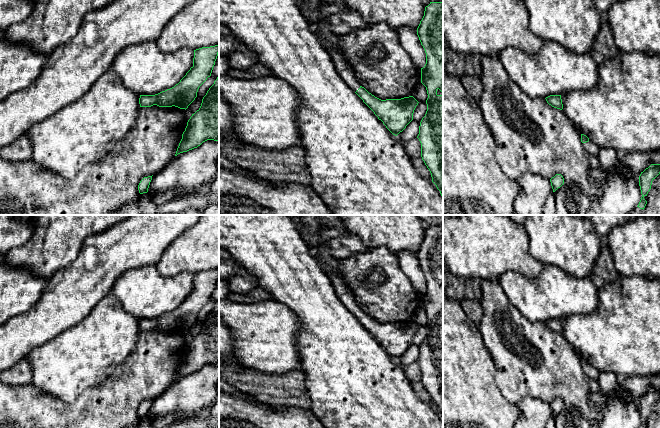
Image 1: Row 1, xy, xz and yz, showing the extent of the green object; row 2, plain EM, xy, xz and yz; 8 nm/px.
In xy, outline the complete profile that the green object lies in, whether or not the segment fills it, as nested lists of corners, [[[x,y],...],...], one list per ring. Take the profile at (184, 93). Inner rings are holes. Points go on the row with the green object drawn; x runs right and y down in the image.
[[[219,44],[194,50],[193,66],[174,87],[155,95],[140,95],[140,107],[178,107],[187,109],[197,97],[199,87],[211,76]]]

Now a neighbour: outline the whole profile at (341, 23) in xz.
[[[355,11],[332,14],[327,17],[327,21],[331,26],[332,32],[338,35],[349,34],[356,29],[371,26]]]

